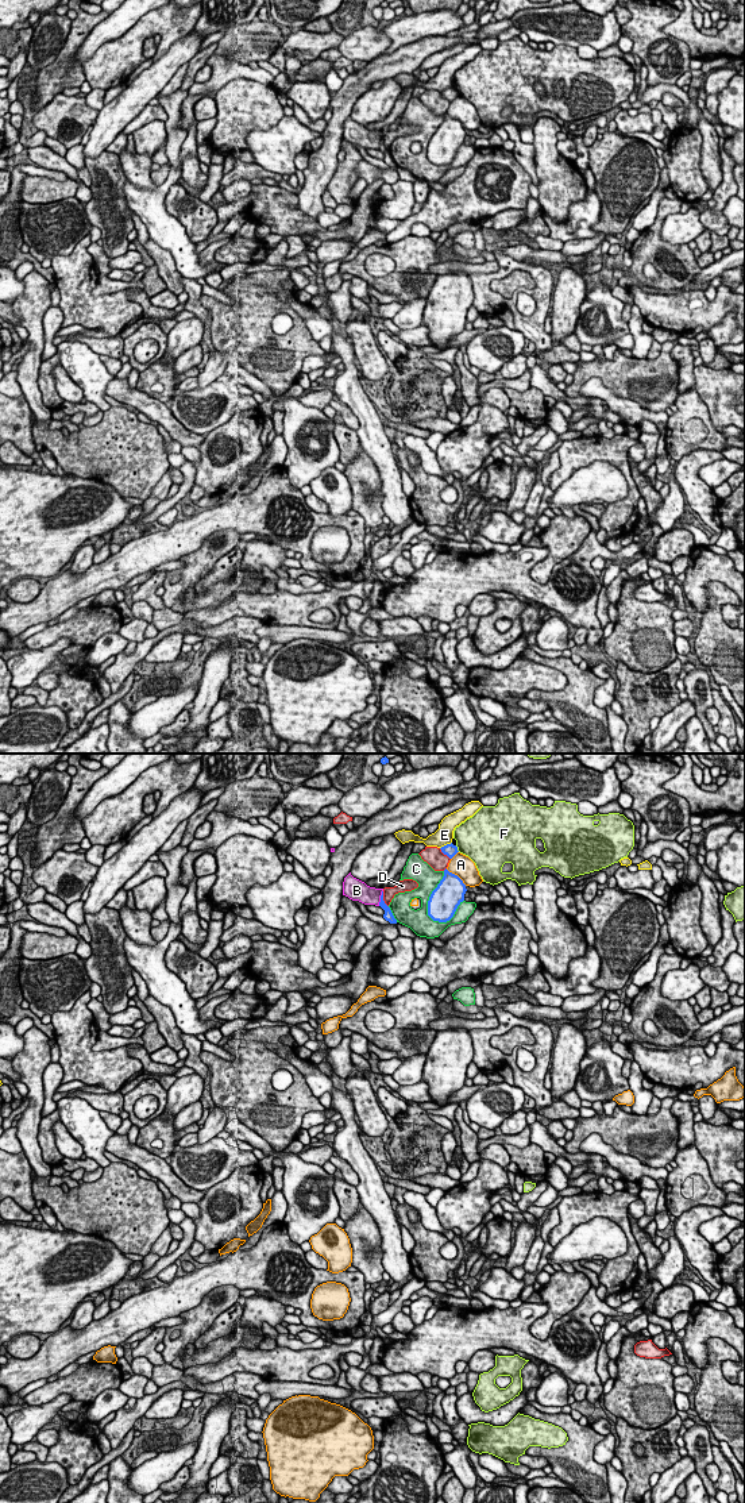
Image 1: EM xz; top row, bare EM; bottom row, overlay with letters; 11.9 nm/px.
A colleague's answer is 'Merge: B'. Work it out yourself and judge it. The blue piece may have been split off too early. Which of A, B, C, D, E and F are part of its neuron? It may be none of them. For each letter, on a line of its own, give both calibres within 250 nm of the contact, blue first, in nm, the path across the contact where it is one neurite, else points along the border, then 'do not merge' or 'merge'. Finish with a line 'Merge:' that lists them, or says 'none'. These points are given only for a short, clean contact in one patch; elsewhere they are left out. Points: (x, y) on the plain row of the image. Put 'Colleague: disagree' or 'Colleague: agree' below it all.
A: 340 nm thick on the blue side, 260 nm on the other; do not merge
B: 120 nm thick on the blue side, 220 nm on the other; border along xz (382, 134), (378, 149); do not merge
C: 360 nm thick on the blue side, 260 nm on the other; do not merge
D: 120 nm thick on the blue side, 140 nm on the other; do not merge
E: 160 nm thick on the blue side, 220 nm on the other; do not merge
F: 160 nm thick on the blue side, 460 nm on the other; do not merge
Merge: none
Colleague: disagree

